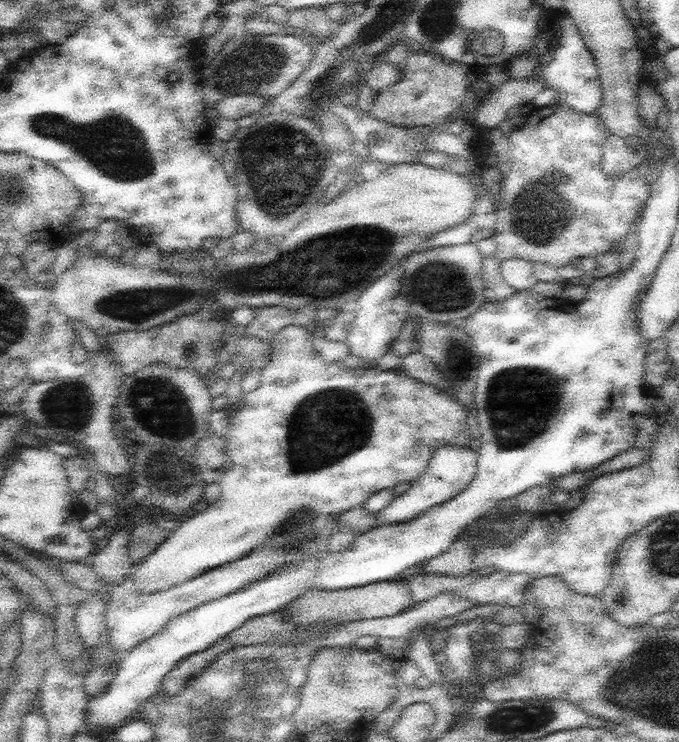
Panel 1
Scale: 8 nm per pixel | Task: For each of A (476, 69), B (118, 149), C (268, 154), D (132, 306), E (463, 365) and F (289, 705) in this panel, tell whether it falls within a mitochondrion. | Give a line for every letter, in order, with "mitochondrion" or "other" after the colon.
A: other
B: mitochondrion
C: mitochondrion
D: mitochondrion
E: other
F: other

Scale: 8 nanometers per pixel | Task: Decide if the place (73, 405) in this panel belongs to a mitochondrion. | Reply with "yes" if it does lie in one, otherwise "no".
yes

